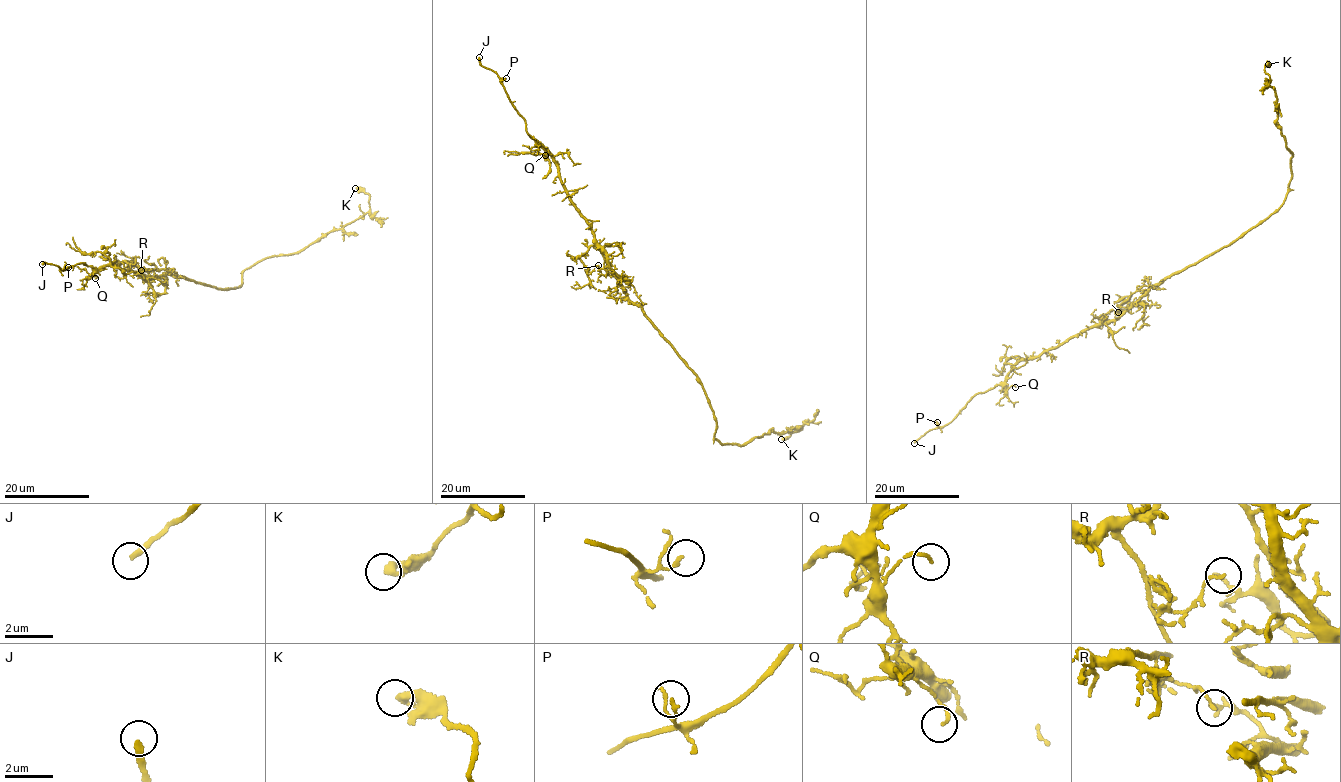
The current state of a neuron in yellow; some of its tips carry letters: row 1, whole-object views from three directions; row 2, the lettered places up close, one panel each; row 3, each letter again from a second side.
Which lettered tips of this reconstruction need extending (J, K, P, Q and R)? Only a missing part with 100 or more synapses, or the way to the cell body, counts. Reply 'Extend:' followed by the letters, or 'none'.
Extend: J

